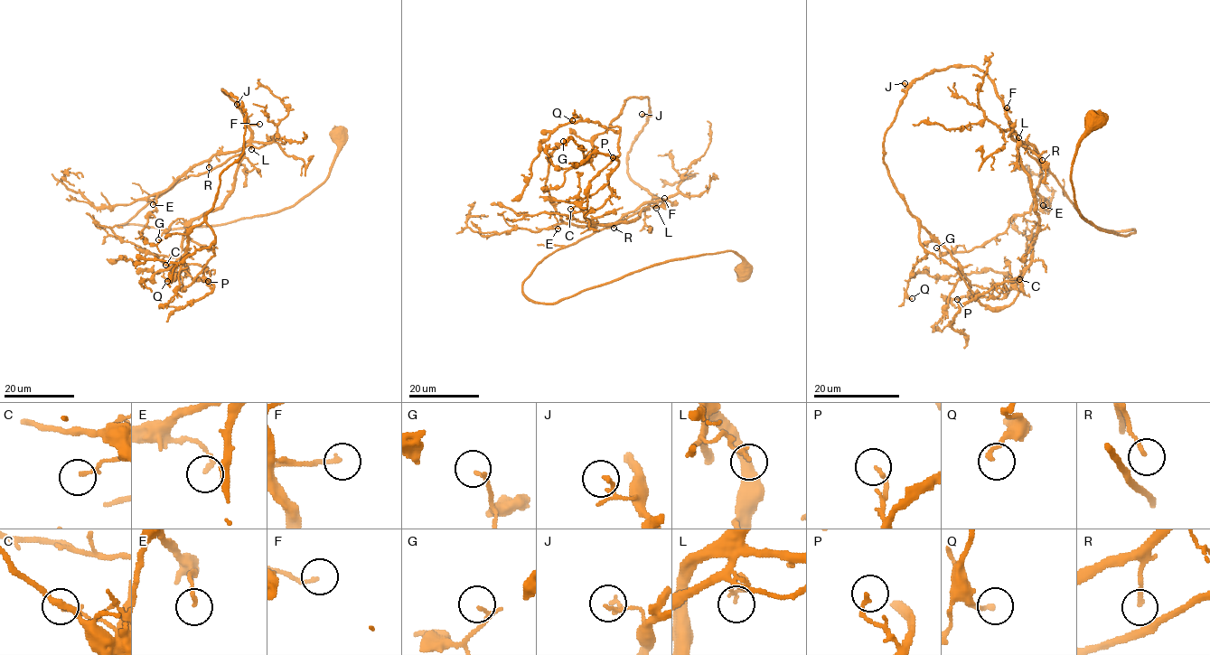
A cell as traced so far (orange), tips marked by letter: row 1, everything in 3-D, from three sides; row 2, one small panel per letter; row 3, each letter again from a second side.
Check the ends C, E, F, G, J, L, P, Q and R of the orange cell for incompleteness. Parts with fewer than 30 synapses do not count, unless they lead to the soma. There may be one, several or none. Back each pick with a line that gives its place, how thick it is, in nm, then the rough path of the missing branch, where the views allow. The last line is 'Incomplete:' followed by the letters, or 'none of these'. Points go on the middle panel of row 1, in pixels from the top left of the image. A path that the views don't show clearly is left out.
Incomplete: none of these

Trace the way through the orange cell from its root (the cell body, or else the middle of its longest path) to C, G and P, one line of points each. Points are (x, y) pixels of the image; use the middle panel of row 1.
C: (745, 268), (734, 251), (703, 254), (534, 303), (522, 281), (545, 257), (647, 209), (607, 225), (570, 209)
G: (745, 268), (703, 254), (532, 302), (522, 281), (545, 257), (655, 201), (566, 224), (545, 187), (563, 141)
P: (745, 268), (703, 254), (532, 302), (522, 281), (545, 257), (647, 209), (585, 218), (613, 157)

